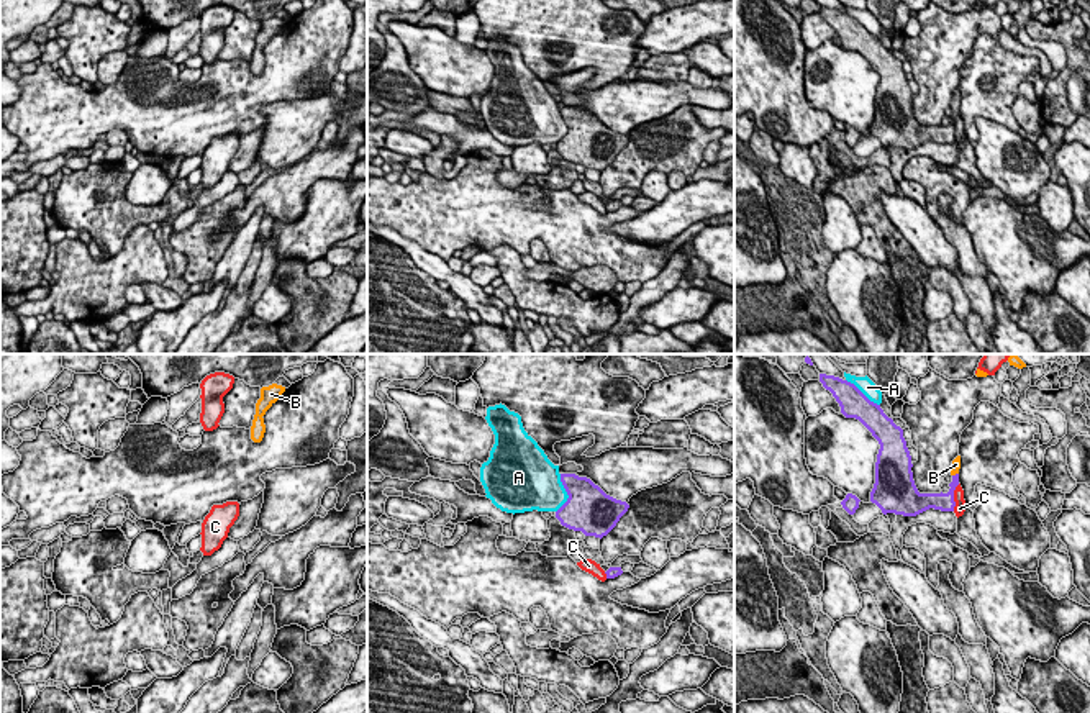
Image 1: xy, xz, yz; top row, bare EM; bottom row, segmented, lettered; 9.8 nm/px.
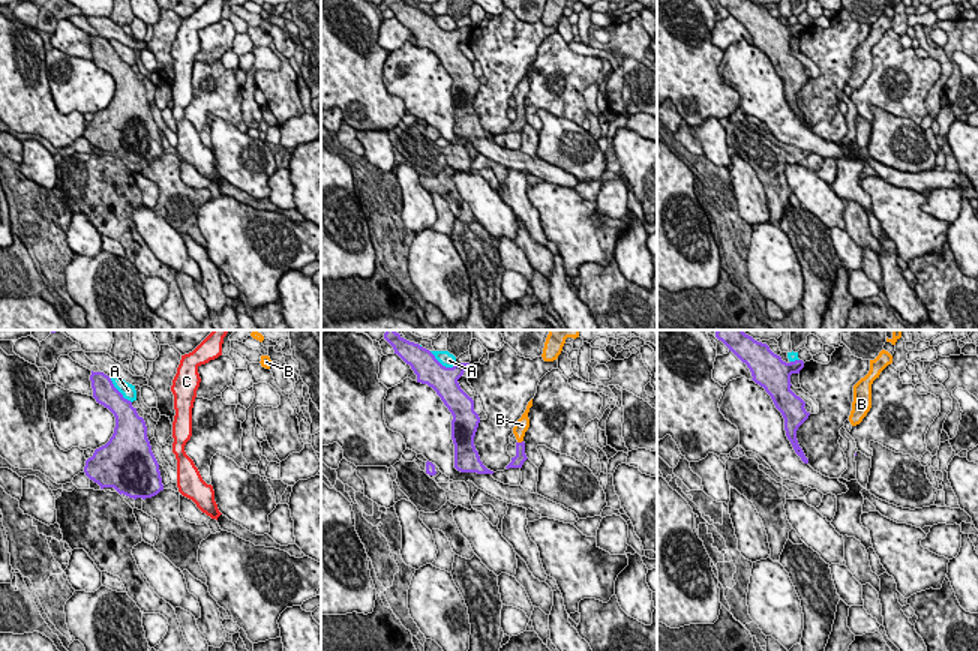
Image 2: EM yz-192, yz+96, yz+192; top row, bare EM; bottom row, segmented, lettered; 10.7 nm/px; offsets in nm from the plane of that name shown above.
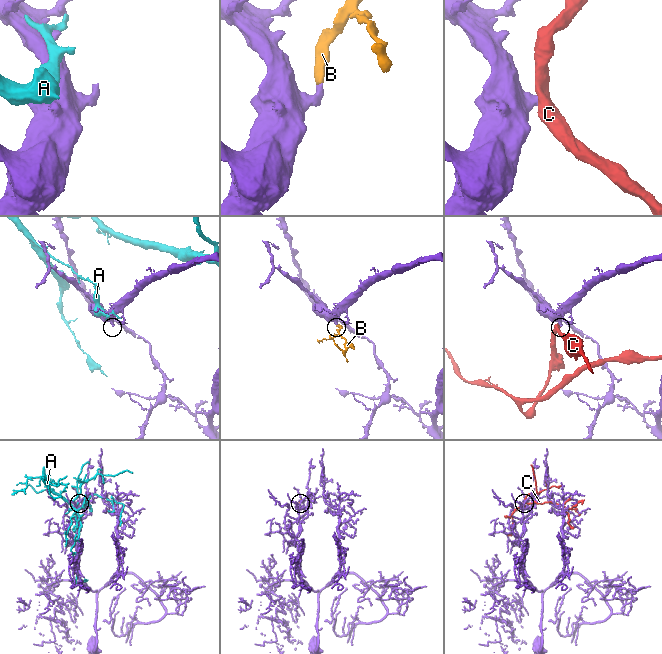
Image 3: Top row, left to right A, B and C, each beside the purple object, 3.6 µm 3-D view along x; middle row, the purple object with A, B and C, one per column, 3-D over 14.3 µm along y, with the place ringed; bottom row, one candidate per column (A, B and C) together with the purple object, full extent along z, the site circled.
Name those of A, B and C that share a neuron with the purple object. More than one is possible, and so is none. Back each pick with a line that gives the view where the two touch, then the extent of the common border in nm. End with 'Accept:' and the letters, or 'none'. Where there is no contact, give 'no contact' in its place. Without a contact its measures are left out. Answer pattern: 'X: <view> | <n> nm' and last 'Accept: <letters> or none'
B: yz | 70 nm
Accept: B

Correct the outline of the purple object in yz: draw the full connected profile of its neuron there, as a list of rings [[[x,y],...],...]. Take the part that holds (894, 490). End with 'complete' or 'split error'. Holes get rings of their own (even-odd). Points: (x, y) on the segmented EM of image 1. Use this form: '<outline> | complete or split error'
[[[820,374],[820,382],[833,393],[846,418],[859,420],[879,441],[875,484],[870,502],[883,515],[916,516],[929,508],[954,511],[954,490],[959,485],[961,456],[952,461],[947,493],[920,493],[911,472],[911,456],[903,429],[888,418],[880,405],[870,402],[854,384],[834,375]]] | split error

